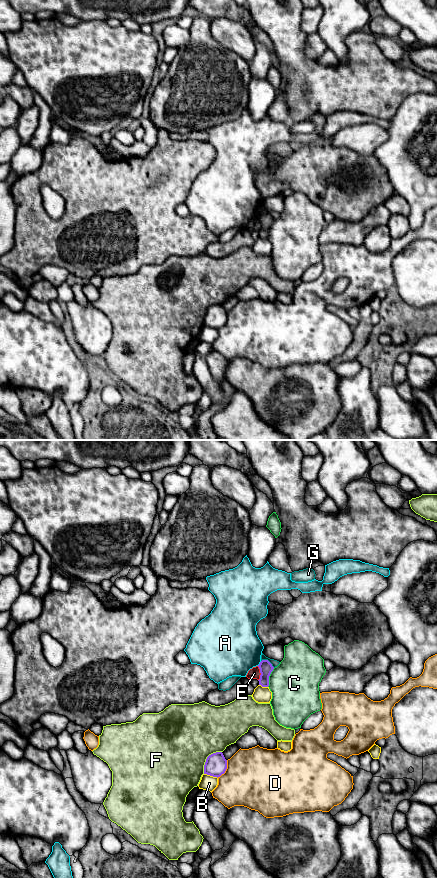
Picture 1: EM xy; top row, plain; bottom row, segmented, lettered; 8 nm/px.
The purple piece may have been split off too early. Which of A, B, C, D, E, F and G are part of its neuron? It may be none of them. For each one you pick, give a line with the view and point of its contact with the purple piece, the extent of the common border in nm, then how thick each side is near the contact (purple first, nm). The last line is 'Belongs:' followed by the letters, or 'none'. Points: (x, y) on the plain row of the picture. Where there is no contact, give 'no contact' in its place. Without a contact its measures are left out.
Belongs: none

